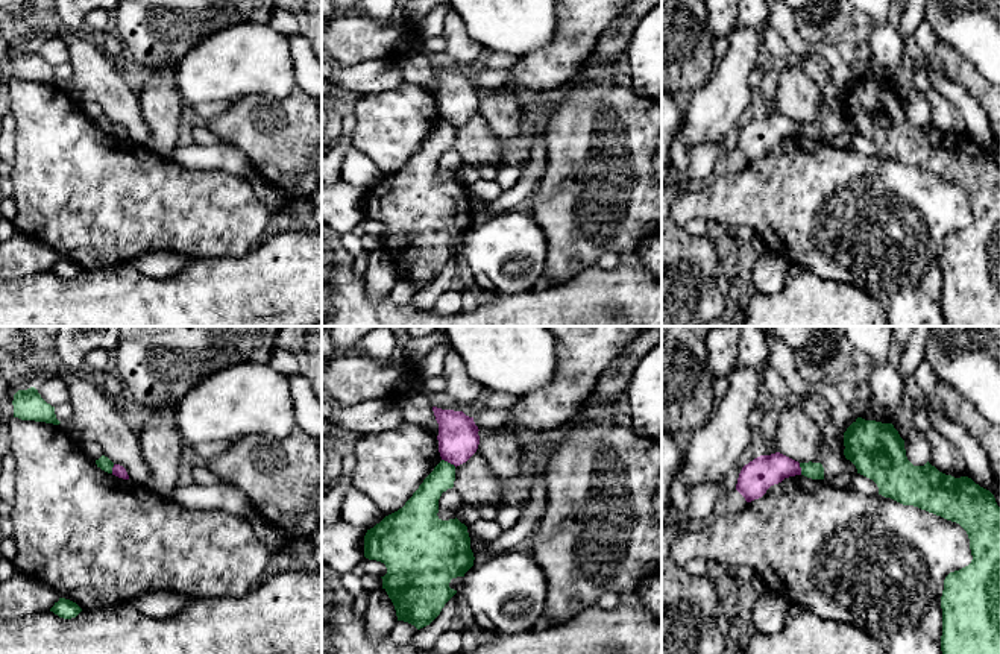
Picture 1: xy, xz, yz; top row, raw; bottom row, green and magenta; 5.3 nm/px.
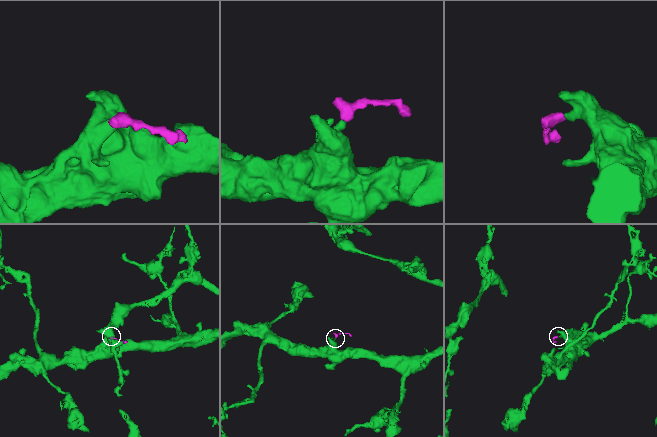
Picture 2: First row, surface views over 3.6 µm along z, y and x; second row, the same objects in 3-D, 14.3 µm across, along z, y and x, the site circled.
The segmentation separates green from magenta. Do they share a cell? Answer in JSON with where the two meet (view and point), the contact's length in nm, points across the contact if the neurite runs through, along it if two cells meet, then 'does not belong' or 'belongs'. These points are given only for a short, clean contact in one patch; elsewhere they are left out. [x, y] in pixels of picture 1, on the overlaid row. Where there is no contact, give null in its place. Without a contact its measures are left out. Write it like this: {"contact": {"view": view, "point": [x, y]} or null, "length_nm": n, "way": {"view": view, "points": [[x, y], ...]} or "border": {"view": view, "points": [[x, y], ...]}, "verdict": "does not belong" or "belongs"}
{"contact": {"view": "xz", "point": [449, 463]}, "length_nm": 90, "border": {"view": "xz", "points": [[442, 459], [455, 466]]}, "verdict": "does not belong"}

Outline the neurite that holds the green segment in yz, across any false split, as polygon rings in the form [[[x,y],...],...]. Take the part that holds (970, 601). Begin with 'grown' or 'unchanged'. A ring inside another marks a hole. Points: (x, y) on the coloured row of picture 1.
unchanged; [[[857,417],[844,432],[844,446],[845,458],[856,466],[857,473],[877,484],[879,495],[956,522],[967,531],[973,560],[944,580],[941,651],[1000,654],[1000,507],[994,495],[968,476],[954,478],[939,472],[929,461],[914,466],[892,423]]]

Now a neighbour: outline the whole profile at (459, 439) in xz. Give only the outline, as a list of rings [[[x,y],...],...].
[[[432,407],[439,423],[439,452],[442,460],[455,467],[466,463],[478,449],[480,435],[473,417],[463,411]]]

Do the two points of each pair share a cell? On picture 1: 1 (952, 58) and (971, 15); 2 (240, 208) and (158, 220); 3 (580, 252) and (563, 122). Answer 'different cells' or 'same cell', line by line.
1: different cells
2: same cell
3: same cell

